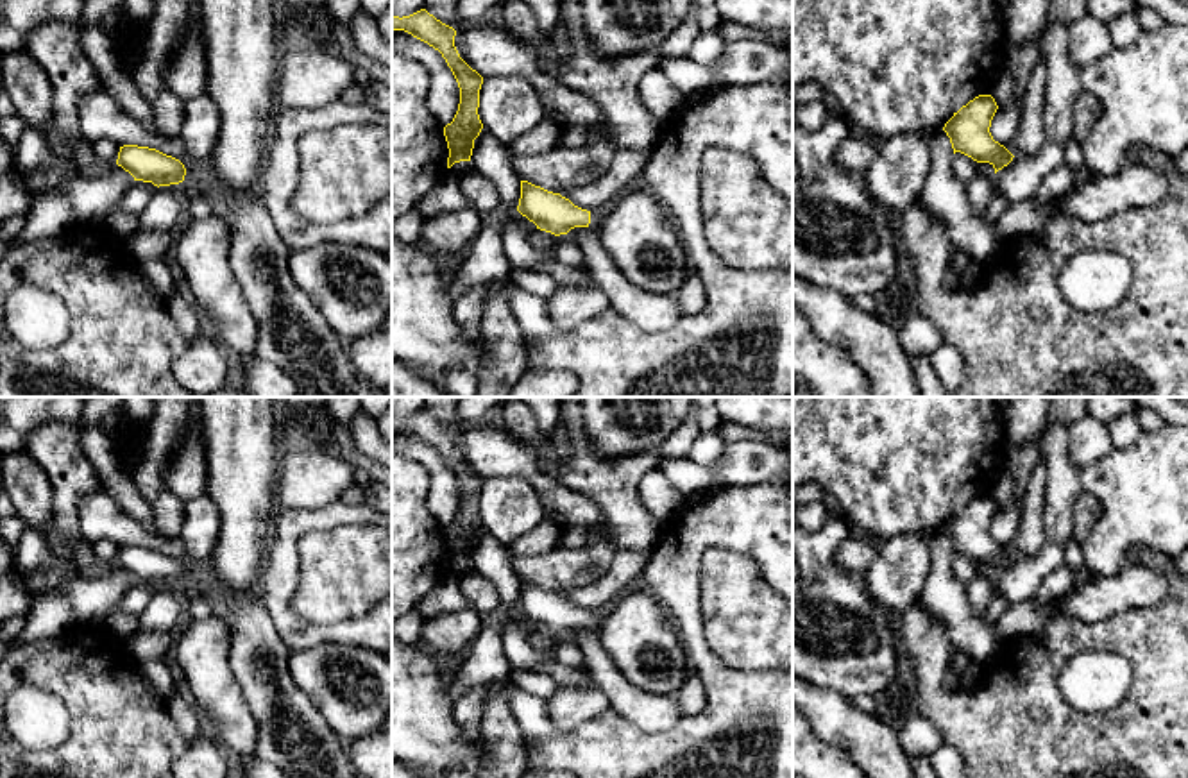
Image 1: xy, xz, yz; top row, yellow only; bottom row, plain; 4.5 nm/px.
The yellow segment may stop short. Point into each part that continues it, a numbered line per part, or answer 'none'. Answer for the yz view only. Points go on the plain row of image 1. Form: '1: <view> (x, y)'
1: yz (1020, 580)

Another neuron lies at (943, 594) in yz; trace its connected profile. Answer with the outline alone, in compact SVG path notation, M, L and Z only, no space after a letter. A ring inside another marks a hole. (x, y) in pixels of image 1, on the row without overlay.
M943 529L930 535L930 556L921 603L946 628L950 649L966 653L972 662L982 665L997 653L1000 638L989 622L973 615L966 583L952 571L954 549Z

